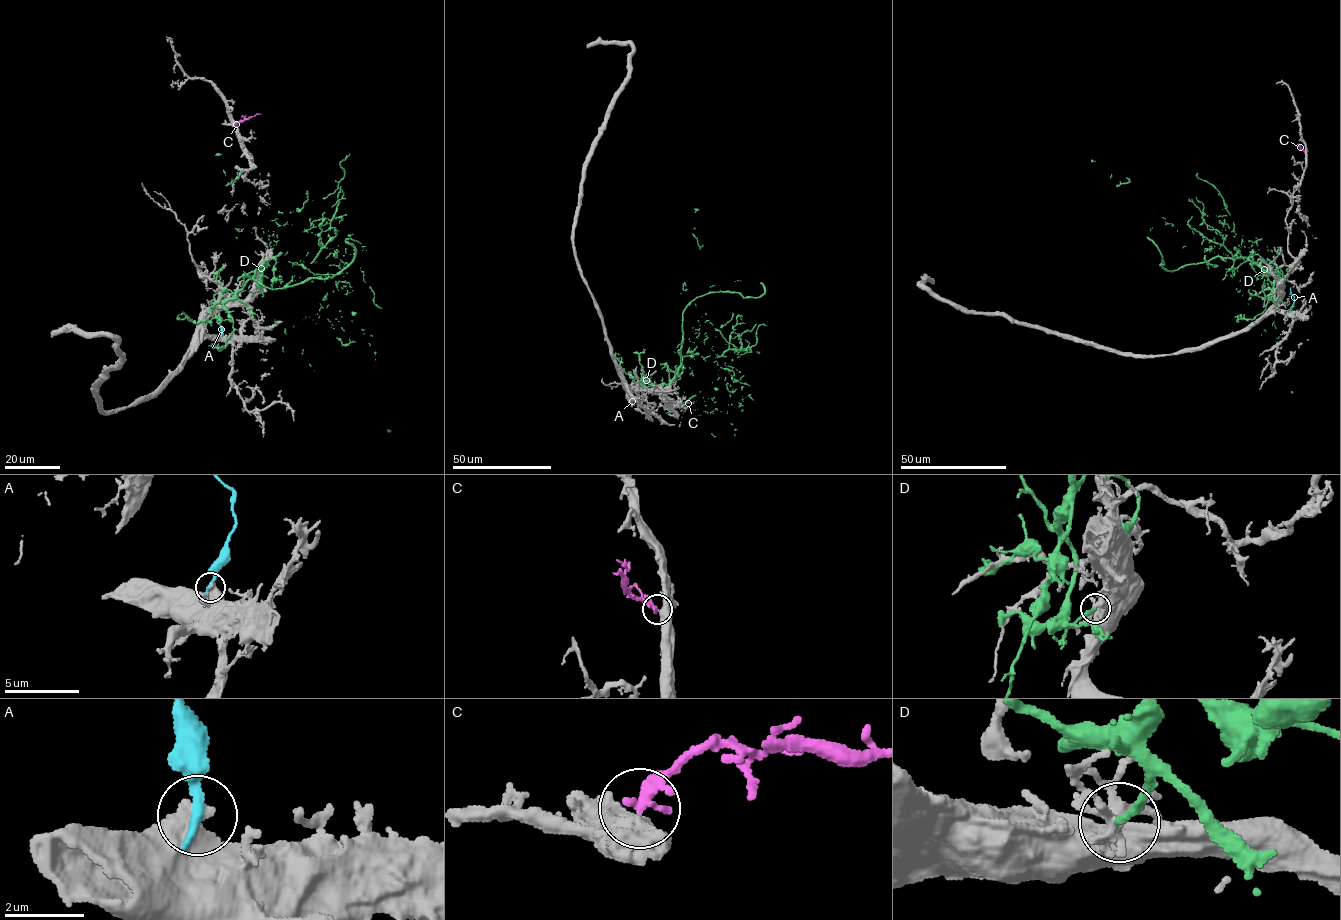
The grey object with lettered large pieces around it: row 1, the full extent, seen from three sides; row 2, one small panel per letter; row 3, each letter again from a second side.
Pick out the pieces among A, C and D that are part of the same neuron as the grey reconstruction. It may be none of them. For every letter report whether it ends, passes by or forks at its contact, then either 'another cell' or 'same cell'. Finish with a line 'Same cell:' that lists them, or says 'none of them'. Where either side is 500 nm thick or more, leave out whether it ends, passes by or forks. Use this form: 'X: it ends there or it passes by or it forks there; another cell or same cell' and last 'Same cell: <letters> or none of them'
A: another cell
C: same cell
D: it ends there; another cell
Same cell: C

